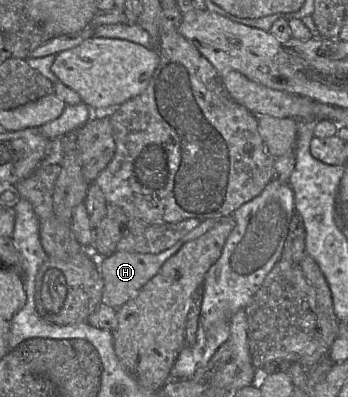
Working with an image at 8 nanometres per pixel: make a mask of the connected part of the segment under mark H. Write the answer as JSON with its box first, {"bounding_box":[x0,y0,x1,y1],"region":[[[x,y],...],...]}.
{"bounding_box":[99,219,217,309],"region":[[[205,219],[201,221],[172,247],[157,254],[116,251],[107,257],[99,258],[99,268],[103,280],[102,302],[113,309],[119,309],[139,293],[141,288],[159,271],[164,262],[174,255],[182,245],[206,233],[216,224],[217,220]]]}

